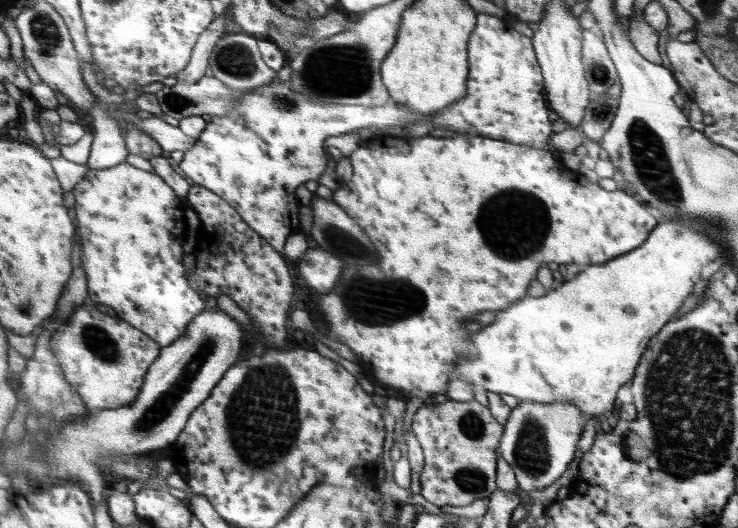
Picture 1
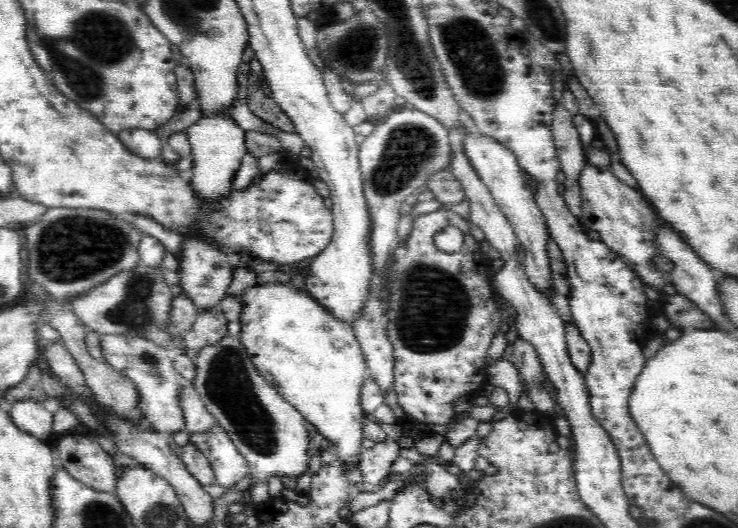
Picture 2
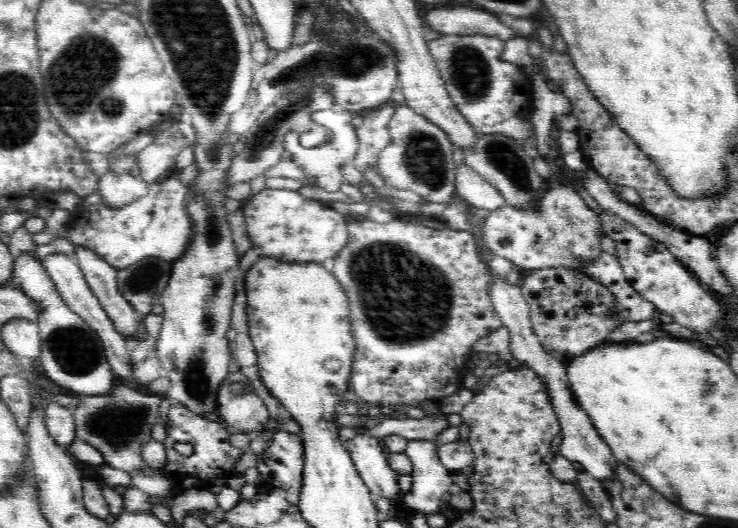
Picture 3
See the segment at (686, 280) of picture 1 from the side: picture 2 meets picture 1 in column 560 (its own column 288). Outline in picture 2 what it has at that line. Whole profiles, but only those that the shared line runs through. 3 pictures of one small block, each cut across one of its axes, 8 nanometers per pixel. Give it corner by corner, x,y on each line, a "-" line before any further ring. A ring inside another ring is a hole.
288,280
262,282
260,285
244,289
239,299
242,305
241,338
242,345
250,355
252,364
266,381
275,385
280,395
286,399
314,428
324,436
335,451
340,454
341,464
358,467
362,452
363,426
366,413
362,410
360,394
362,384
368,376
366,361
353,326
346,321
332,317
328,309
314,302
306,290
298,290

